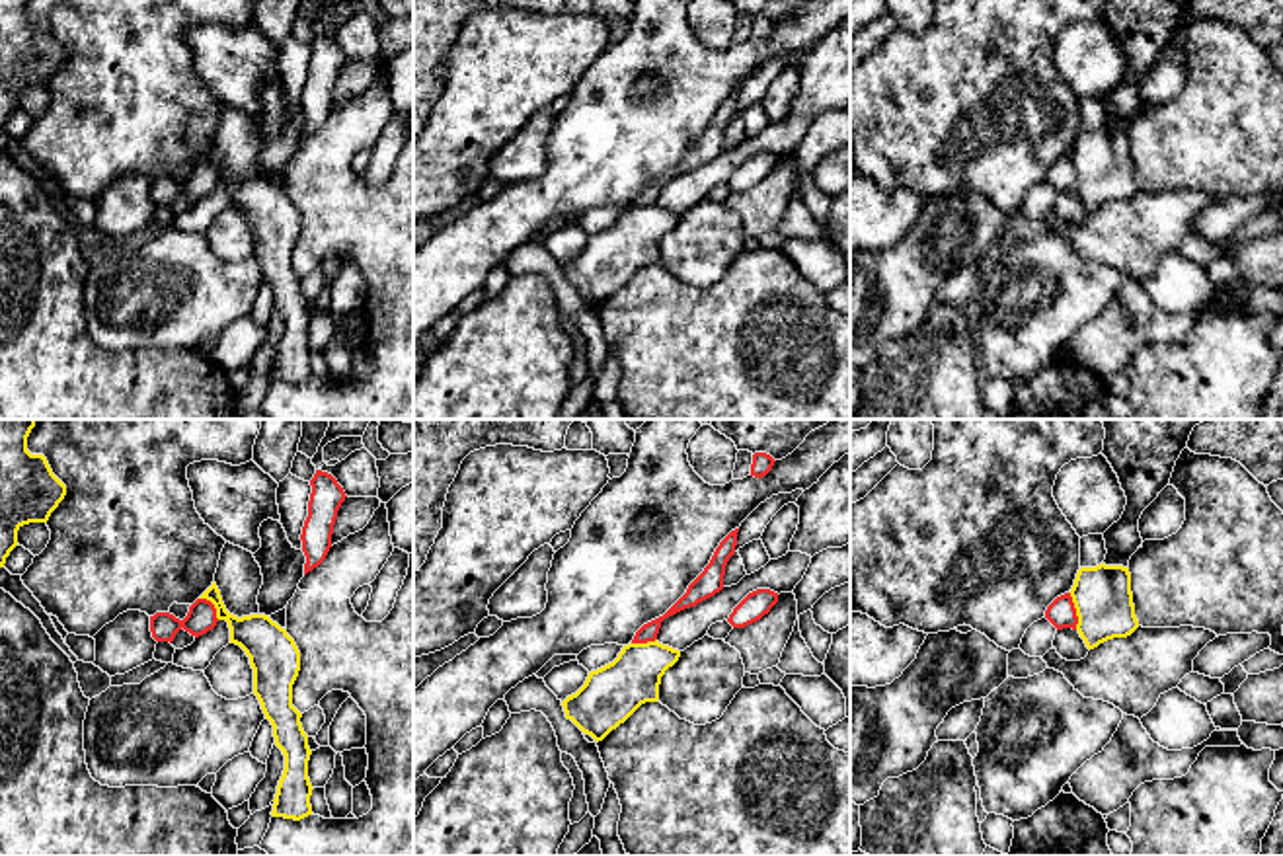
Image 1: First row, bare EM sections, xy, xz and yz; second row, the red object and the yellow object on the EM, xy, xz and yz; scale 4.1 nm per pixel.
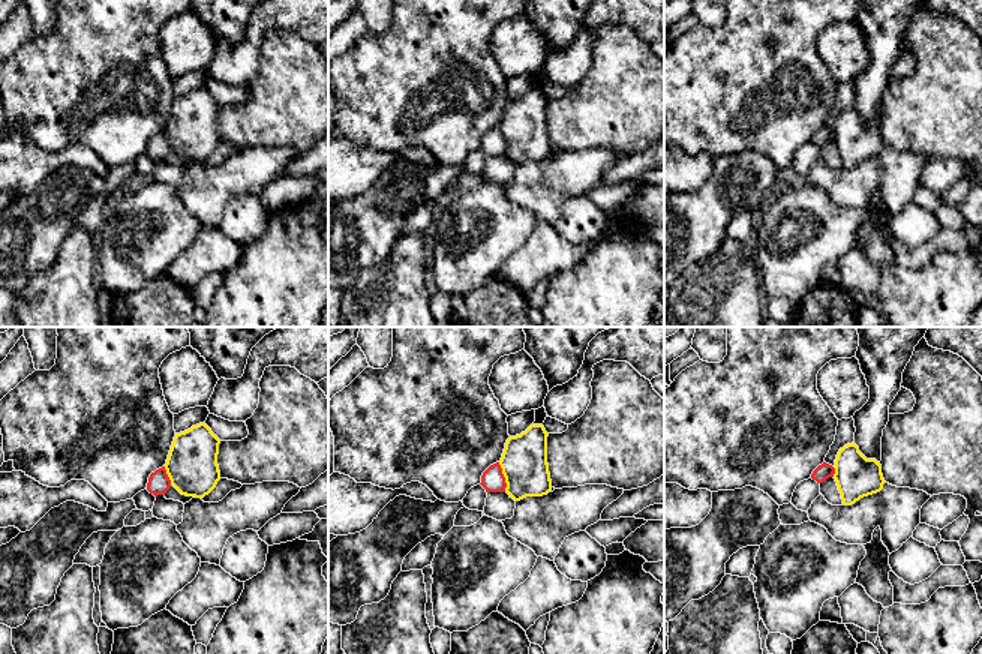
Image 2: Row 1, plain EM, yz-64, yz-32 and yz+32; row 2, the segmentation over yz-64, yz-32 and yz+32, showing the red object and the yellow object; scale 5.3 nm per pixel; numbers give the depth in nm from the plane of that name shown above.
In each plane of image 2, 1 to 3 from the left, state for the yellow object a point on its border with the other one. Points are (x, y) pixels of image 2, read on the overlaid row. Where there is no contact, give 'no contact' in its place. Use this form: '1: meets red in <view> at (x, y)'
1: meets red in yz-64 at (167, 476)
2: meets red in yz-32 at (504, 477)
3: meets red in yz+32 at (834, 471)

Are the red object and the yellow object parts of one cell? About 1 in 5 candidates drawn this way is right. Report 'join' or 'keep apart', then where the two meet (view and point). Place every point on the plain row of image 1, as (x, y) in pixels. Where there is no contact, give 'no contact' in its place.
keep apart; contact yz (1075, 174)

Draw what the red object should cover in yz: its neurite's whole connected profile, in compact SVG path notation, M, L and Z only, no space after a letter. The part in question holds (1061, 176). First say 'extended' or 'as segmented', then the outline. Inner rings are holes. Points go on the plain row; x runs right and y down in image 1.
as segmented | M1070 156L1057 160L1045 174L1045 181L1057 191L1076 193L1078 179Z

